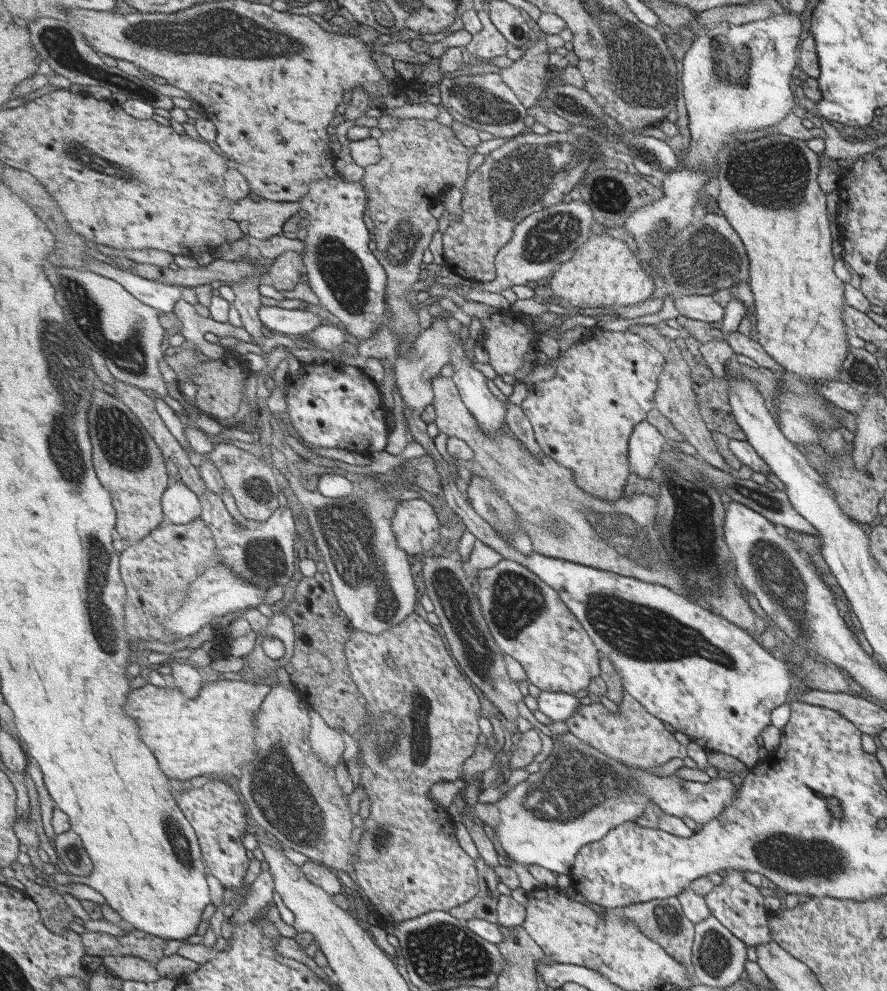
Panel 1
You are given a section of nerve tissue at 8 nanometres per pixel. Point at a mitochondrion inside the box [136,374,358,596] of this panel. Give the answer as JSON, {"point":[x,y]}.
{"point":[258,559]}

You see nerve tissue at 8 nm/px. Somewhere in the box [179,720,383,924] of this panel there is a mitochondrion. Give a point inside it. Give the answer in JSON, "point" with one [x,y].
{"point":[284,802]}

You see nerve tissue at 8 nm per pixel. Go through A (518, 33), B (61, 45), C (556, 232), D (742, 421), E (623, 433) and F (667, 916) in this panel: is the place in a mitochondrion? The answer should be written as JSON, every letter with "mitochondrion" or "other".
{"A":"other","B":"mitochondrion","C":"mitochondrion","D":"other","E":"other","F":"mitochondrion"}

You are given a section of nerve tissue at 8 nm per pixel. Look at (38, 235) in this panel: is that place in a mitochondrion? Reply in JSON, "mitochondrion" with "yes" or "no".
{"mitochondrion":"no"}

